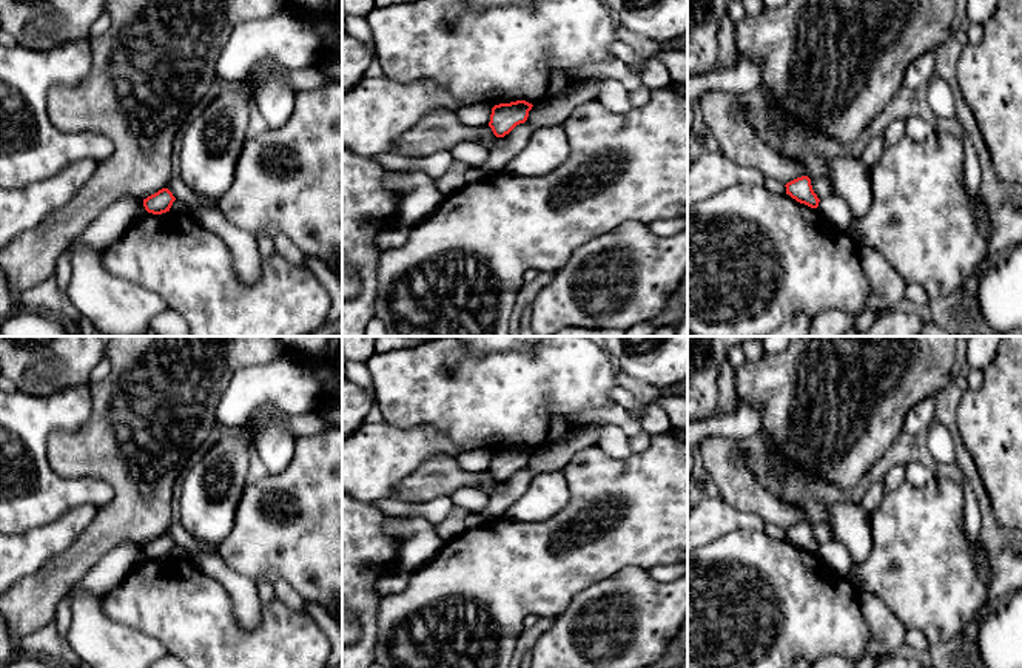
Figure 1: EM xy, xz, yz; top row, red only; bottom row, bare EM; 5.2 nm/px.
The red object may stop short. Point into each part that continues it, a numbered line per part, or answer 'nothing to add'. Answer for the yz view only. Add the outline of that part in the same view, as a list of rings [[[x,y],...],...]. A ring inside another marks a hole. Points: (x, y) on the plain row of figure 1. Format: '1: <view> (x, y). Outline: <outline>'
nothing to add

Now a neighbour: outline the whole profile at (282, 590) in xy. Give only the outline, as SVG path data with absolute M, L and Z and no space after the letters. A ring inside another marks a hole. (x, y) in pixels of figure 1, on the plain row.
M279 579L273 583L271 591L274 597L282 600L291 609L307 612L307 602L301 597L301 594L284 579Z

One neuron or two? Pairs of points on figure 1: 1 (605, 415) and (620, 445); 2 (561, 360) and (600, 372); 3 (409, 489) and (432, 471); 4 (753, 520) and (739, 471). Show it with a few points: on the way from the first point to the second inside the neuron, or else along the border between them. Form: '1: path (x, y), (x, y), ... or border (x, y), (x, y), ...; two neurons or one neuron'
1: border (600, 425), (617, 425), (628, 437); two neurons
2: path (571, 369), (574, 372), (591, 372); one neuron
3: path (415, 488), (426, 477); one neuron
4: border (720, 495), (742, 511), (756, 512), (765, 522); two neurons

